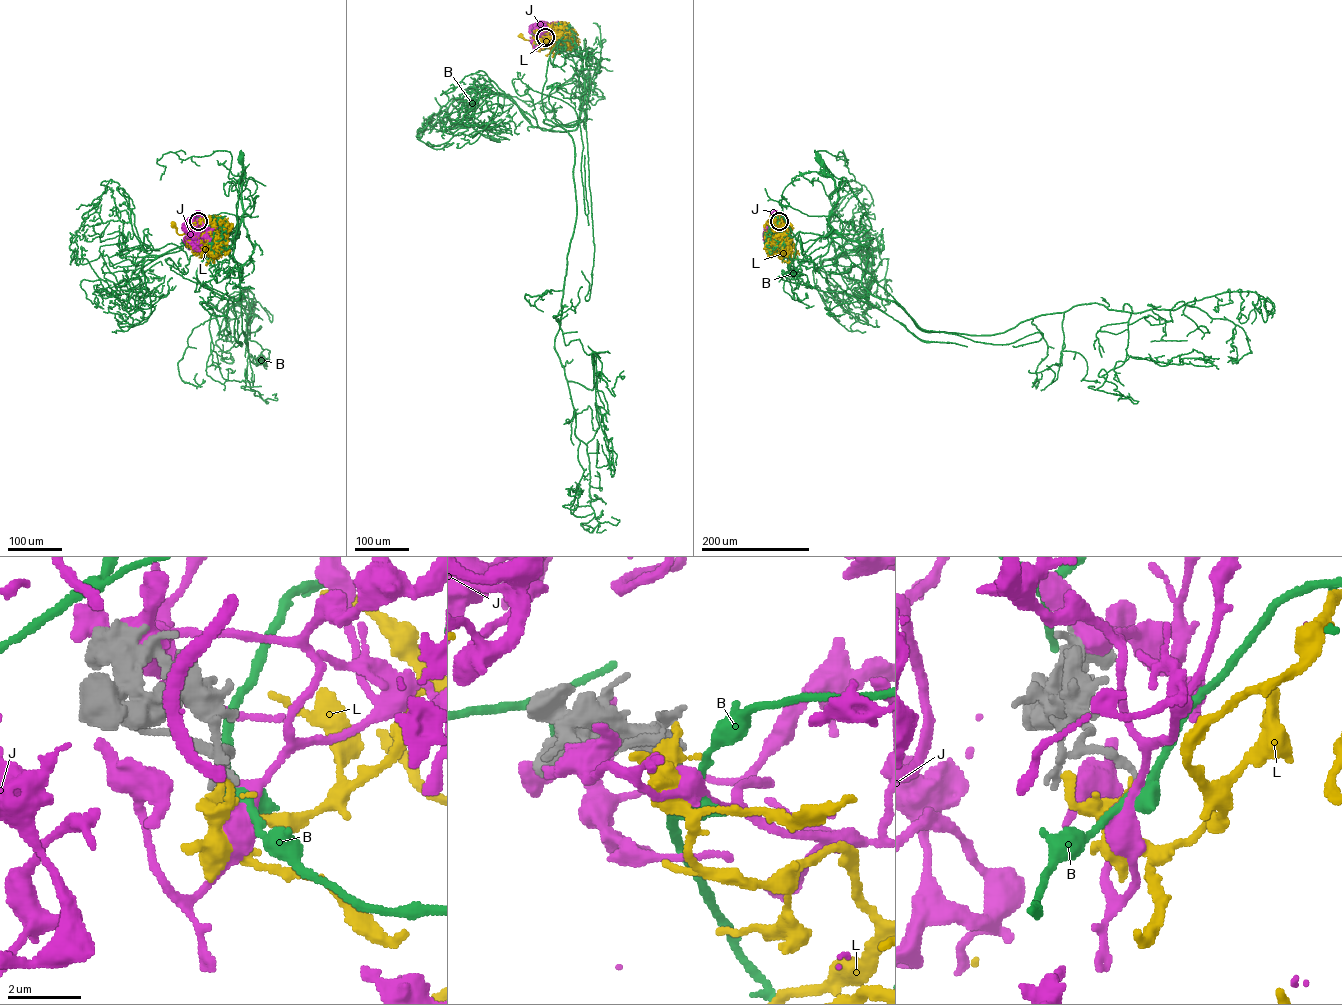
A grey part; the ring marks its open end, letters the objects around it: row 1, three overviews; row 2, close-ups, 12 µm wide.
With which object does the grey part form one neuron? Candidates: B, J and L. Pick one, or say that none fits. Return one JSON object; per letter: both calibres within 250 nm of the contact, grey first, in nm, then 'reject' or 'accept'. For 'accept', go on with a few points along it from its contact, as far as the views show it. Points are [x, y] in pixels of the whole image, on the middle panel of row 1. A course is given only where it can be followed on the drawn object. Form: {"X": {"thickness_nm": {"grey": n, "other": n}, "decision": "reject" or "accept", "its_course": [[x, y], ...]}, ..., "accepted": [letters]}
{"B": {"thickness_nm": {"grey": 200, "other": 400}, "decision": "reject"}, "J": {"thickness_nm": {"grey": 220, "other": 190}, "decision": "reject"}, "L": {"thickness_nm": {"grey": 240, "other": 280}, "decision": "reject"}, "accepted": []}

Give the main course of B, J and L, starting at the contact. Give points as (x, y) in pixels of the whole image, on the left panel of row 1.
B: (198, 221), (200, 218), (218, 225), (227, 237), (232, 231), (238, 236), (235, 236), (243, 213), (241, 159)
J: (197, 221), (200, 213), (195, 240), (201, 243), (197, 238), (184, 242), (192, 236)
L: (197, 221), (200, 219), (203, 230), (210, 237), (198, 239), (179, 235), (173, 224)

